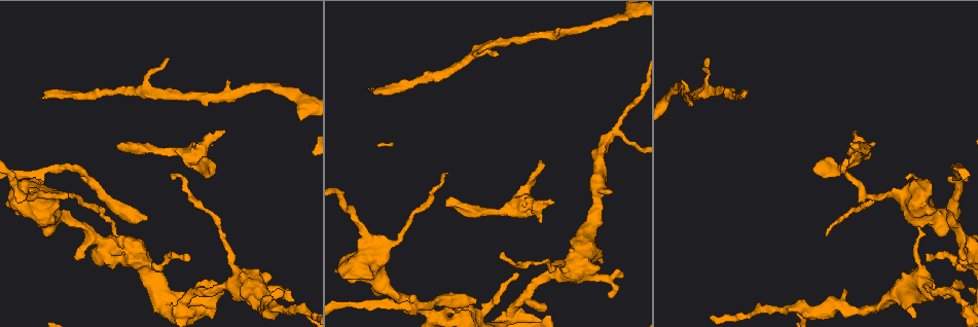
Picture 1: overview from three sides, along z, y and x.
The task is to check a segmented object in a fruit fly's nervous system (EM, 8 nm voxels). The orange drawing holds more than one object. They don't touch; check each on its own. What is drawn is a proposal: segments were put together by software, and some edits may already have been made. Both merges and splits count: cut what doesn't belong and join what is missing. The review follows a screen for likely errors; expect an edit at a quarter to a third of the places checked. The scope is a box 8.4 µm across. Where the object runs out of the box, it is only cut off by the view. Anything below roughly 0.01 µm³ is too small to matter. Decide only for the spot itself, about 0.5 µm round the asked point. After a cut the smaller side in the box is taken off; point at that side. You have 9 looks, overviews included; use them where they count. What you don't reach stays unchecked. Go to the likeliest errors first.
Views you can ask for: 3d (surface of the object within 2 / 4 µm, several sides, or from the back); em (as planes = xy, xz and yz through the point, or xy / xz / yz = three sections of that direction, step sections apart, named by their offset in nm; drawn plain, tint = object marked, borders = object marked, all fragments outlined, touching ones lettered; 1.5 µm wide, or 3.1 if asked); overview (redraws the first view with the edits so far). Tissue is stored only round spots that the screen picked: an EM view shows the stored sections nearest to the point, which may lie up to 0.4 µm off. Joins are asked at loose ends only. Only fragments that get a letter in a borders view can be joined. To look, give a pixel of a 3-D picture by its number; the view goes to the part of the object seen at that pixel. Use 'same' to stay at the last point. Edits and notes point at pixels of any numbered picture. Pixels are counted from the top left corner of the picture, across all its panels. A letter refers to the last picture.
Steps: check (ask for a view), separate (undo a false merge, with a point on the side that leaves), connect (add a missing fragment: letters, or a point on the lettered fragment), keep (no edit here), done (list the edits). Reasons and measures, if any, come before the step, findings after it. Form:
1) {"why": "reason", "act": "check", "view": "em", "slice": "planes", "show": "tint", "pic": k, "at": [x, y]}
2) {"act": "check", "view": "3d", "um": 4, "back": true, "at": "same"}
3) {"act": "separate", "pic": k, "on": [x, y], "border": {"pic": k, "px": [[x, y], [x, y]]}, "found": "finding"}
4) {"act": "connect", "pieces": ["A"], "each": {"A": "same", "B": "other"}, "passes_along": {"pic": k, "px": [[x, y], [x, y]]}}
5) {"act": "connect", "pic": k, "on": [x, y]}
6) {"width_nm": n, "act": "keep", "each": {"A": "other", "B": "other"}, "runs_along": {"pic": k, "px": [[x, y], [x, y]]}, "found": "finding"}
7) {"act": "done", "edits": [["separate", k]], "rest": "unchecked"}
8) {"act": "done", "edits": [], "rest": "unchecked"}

{"why": "branch stops here", "act": "check", "view": "3d", "um": 2, "pic": 1, "at": [446, 204]}

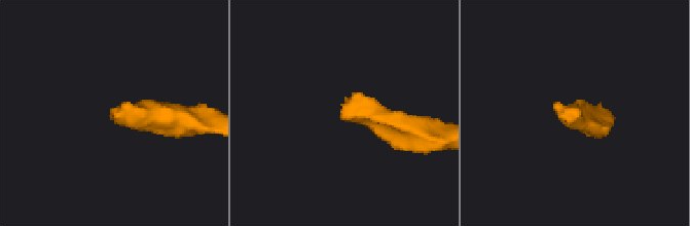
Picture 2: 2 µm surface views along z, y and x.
{"why": "shape alone is not enough", "act": "check", "view": "em", "slice": "planes", "show": "borders", "pic": 2, "at": [343, 115]}

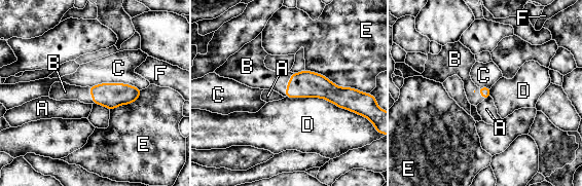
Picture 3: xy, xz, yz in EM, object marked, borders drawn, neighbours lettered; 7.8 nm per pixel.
{"act": "connect", "pieces": ["B"], "each": {"A": "other", "B": "same", "C": "other", "D": "other", "E": "other", "F": "other"}, "found": "it goes on there"}

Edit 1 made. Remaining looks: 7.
{"act": "check", "view": "overview"}

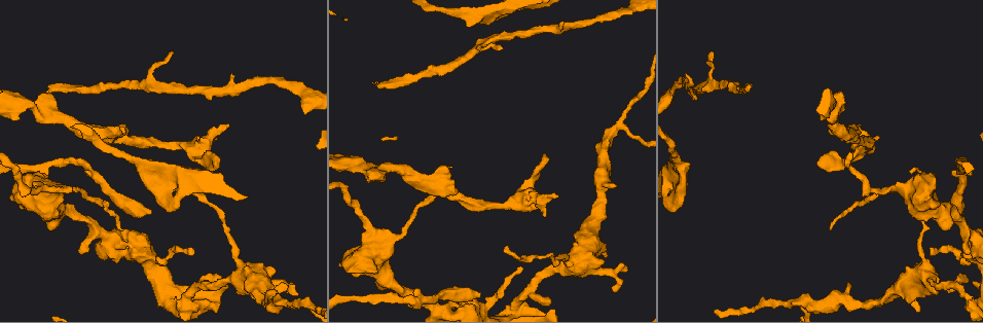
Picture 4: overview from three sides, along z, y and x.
{"act": "check", "view": "em", "slice": "planes", "show": "borders", "pic": 4, "at": [150, 214]}

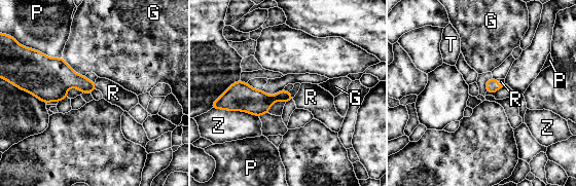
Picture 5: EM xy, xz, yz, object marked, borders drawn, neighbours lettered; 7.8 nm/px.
{"act": "connect", "pieces": ["R"], "each": {"G": "other", "P": "other", "R": "same", "T": "other", "Z": "other"}, "passes_along": {"pic": 5, "px": [[64, 78], [95, 85], [113, 92]]}, "found": "the neuron continues"}

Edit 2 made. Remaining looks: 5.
{"why": "branch stops here", "act": "check", "view": "em", "slice": "planes", "show": "borders", "pic": 4, "at": [375, 83]}

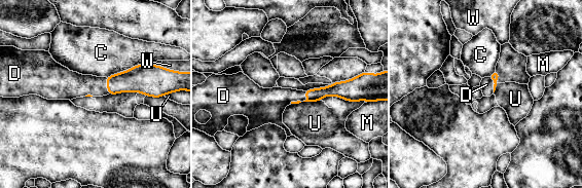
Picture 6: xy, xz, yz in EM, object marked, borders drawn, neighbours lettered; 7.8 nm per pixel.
{"act": "connect", "pieces": ["D"], "each": {"C": "other", "D": "same", "M": "other", "U": "other", "W": "other"}, "passes_along": {"pic": 6, "px": [[495, 76], [497, 80], [486, 84]]}, "found": "it goes on there"}

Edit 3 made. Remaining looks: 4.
{"why": "sharp bend", "act": "check", "view": "3d", "um": 4, "pic": 4, "at": [828, 158]}

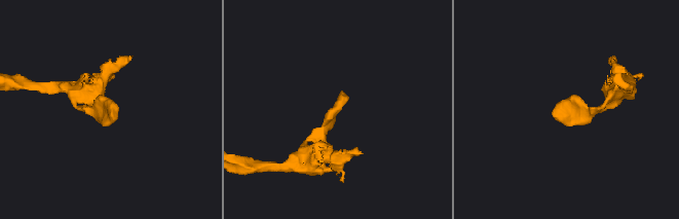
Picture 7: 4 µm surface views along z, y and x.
{"act": "check", "view": "em", "slice": "xy", "step": 8, "show": "tint", "pic": 7, "at": [564, 102]}

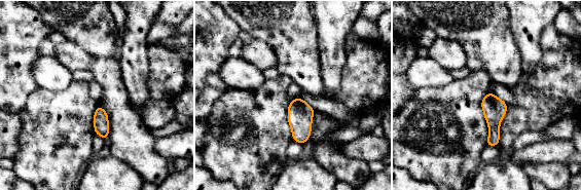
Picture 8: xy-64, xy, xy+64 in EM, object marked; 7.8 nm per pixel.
{"why": "another direction", "act": "check", "view": "em", "slice": "planes", "show": "borders", "at": "same"}

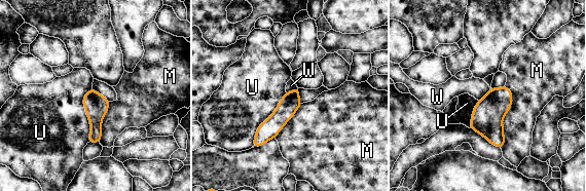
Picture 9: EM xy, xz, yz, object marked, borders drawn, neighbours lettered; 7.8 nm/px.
{"longest_contact_nm": ["U", 500], "act": "keep", "each": {"M": "other", "U": "other", "W": "other"}, "runs_along": {"pic": 9, "px": [[296, 91], [283, 114], [256, 144]]}, "found": "all the same neuron"}

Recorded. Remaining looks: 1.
{"act": "done", "edits": [["connect", 3], ["connect", 5], ["connect", 6]], "rest": "unchecked"}

